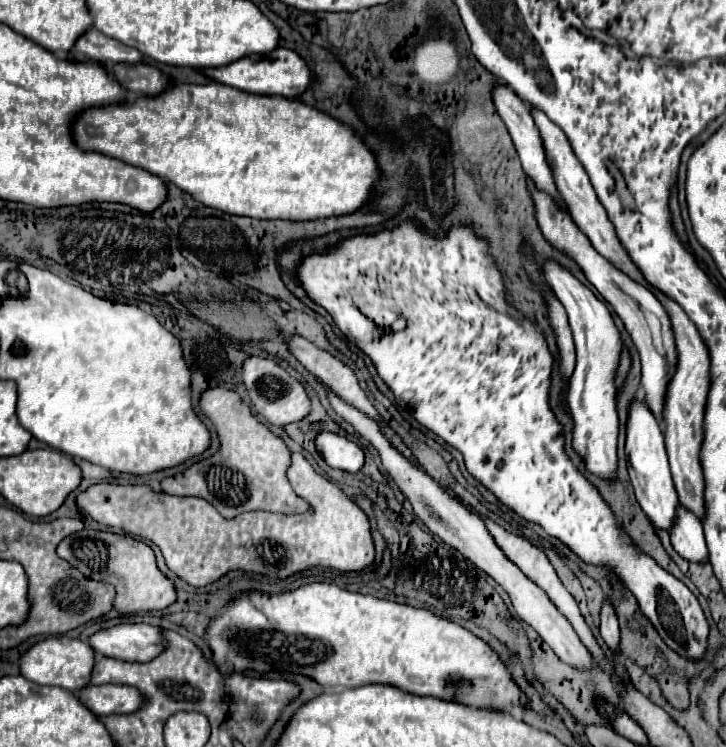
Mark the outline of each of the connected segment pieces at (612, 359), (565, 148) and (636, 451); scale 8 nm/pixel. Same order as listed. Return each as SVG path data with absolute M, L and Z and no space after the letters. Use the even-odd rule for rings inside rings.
M546 258L544 274L550 288L556 292L558 300L568 312L568 320L576 344L576 370L574 376L570 378L570 390L568 390L568 406L574 418L572 448L584 460L584 466L590 474L606 482L612 482L616 480L616 470L618 470L620 420L616 414L614 372L620 352L620 332L614 326L606 302L602 302L586 284L574 278L572 272L566 270L560 262Z
M532 110L532 116L534 116L534 122L538 124L538 130L542 132L542 140L546 144L546 154L550 156L550 164L554 164L554 174L558 176L558 190L562 192L562 198L566 200L566 204L570 204L570 216L572 220L576 222L576 226L588 236L588 240L592 242L592 246L598 250L598 254L602 254L610 264L614 264L618 270L622 270L626 276L630 276L634 282L646 286L648 290L652 292L658 292L662 294L654 284L650 284L646 280L646 276L640 272L640 268L632 262L632 258L628 256L628 252L624 250L624 246L620 244L618 236L616 236L616 230L614 230L614 224L608 220L608 214L604 210L604 206L600 204L600 200L596 198L596 192L590 184L590 178L586 174L586 170L582 168L580 160L574 156L572 152L572 146L568 142L568 138L564 136L564 132L546 118L544 112L540 110Z
M640 396L630 406L630 418L628 418L628 428L626 428L626 460L628 460L628 472L630 472L630 480L632 480L634 494L636 494L640 508L644 510L644 514L648 516L654 528L670 532L676 522L678 494L670 476L660 424L654 418L654 414L646 408Z

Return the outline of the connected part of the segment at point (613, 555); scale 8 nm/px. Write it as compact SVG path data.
M402 222L394 230L382 230L376 236L354 236L354 238L348 238L348 240L344 240L342 244L338 244L338 248L334 248L328 254L308 256L308 258L304 258L304 262L302 262L302 266L298 268L296 274L298 274L298 280L302 282L302 286L306 288L306 292L332 314L332 318L336 320L336 326L342 332L343 336L350 343L354 343L363 350L372 362L376 364L376 370L382 376L382 380L388 384L388 388L396 396L401 396L400 402L398 402L399 405L402 407L407 404L408 406L412 406L412 414L414 414L414 418L422 426L426 426L428 430L432 430L434 434L438 434L444 442L448 442L454 448L458 448L464 454L466 468L468 468L468 472L474 478L478 478L484 486L488 486L506 506L510 506L522 518L540 524L550 536L556 536L562 542L566 542L584 562L598 564L598 566L610 566L620 576L620 580L632 590L632 594L636 596L636 600L640 604L640 610L654 624L654 628L658 630L658 634L666 642L666 646L672 648L676 654L680 654L686 660L700 662L704 658L706 650L708 650L708 634L710 634L710 628L708 628L708 620L706 620L706 616L704 616L704 612L702 612L696 596L678 578L674 578L672 574L668 574L666 570L662 570L650 556L642 554L632 544L632 540L626 540L624 538L624 532L620 528L616 528L616 520L614 520L614 514L612 514L610 506L602 500L602 496L598 494L598 490L574 468L574 464L570 462L570 458L564 454L562 426L558 424L558 420L554 418L554 414L548 408L548 386L550 386L550 380L548 378L550 378L550 370L552 370L552 354L548 352L546 342L544 342L544 336L542 336L540 328L536 326L536 322L526 320L522 316L522 312L518 312L516 308L512 308L512 306L506 304L506 298L504 298L506 288L504 288L504 282L502 282L502 274L494 266L494 262L492 262L492 258L488 256L486 250L488 250L488 244L484 240L480 240L478 236L474 236L474 230L468 228L468 226L454 226L448 232L446 238L436 240L428 232L424 232L418 226L418 222Z

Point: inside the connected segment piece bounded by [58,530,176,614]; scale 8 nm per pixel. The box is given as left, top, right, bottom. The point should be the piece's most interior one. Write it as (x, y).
(129, 565)

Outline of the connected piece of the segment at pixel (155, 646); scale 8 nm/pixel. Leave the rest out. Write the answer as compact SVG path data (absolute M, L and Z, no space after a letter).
M118 624L100 630L90 638L90 646L102 656L128 662L150 662L166 648L162 628L150 624Z

